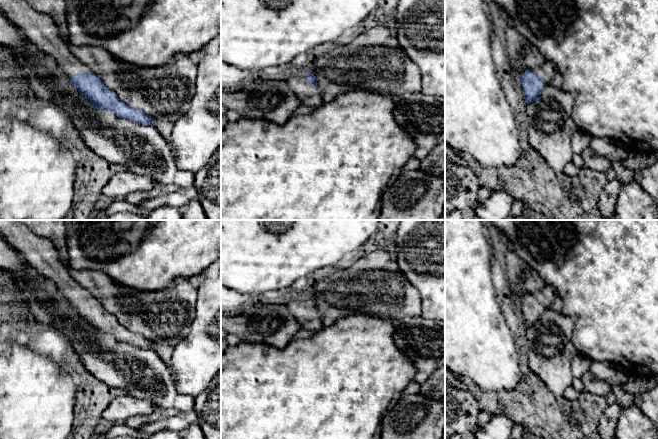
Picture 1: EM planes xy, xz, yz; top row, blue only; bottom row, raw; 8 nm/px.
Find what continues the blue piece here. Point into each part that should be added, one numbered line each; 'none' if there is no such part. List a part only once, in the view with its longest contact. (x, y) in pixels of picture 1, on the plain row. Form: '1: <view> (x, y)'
1: xy (39, 252)

